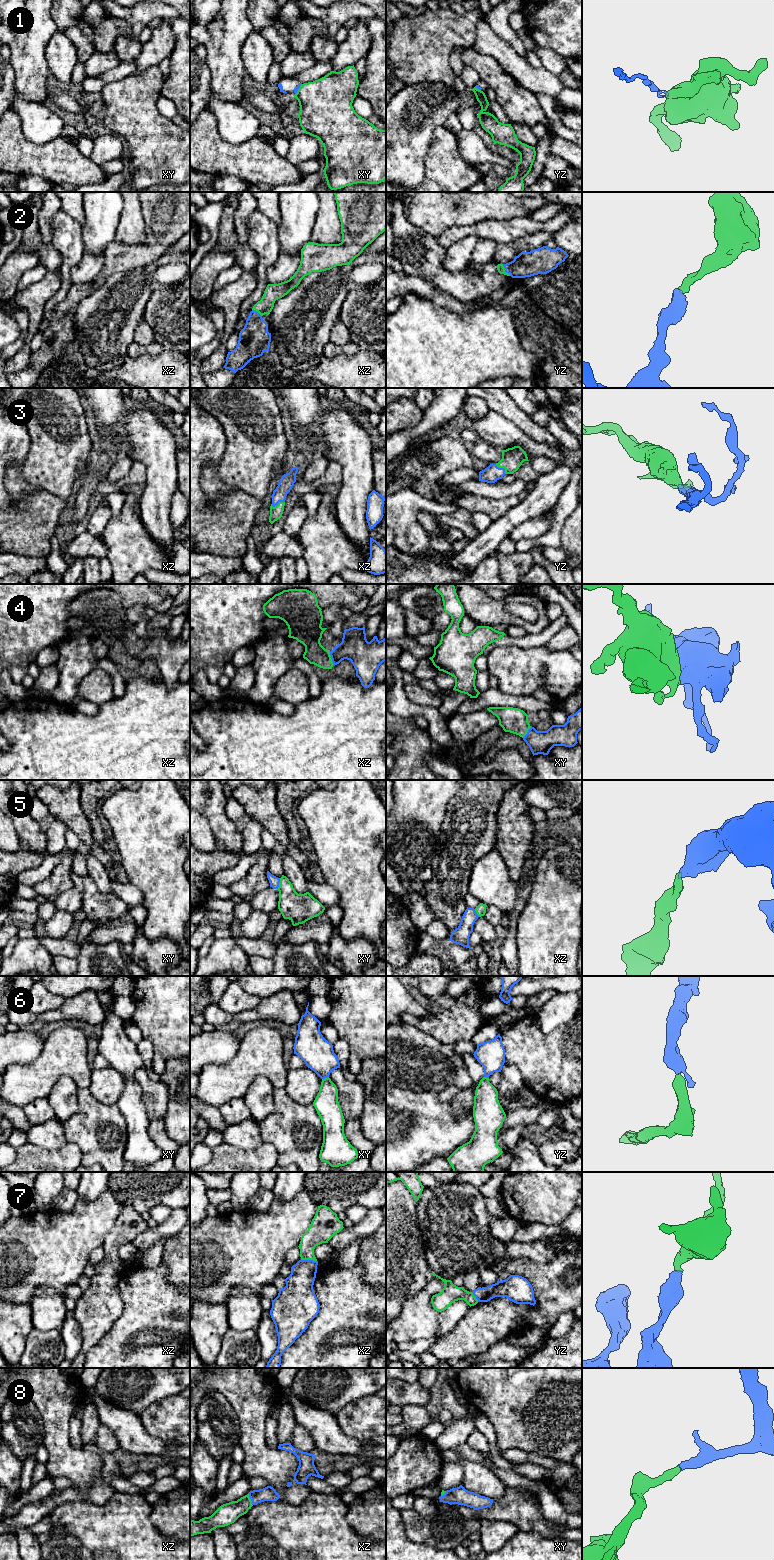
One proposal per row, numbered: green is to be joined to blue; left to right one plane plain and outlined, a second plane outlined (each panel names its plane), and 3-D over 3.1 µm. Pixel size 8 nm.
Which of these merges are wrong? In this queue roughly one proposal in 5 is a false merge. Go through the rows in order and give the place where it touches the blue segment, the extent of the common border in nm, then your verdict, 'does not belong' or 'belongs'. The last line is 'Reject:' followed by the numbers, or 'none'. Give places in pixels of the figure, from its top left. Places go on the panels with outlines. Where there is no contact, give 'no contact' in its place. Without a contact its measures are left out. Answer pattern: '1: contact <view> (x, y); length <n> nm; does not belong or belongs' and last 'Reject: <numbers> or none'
1: contact xy (298, 88); length 100 nm; does not belong
2: contact yz (505, 270); length 120 nm; belongs
3: contact xz (277, 504); length 120 nm; belongs
4: contact xz (331, 658); length 120 nm; belongs
5: contact xy (279, 882); length 90 nm; belongs
6: contact xy (325, 1077); length 60 nm; belongs
7: contact xz (309, 1260); length 130 nm; belongs
8: contact xz (251, 1499); length 110 nm; belongs
Reject: 1

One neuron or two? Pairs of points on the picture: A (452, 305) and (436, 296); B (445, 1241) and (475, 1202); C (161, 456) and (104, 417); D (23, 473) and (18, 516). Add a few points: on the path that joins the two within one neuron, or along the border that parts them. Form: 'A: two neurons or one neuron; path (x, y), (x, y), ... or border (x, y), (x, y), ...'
A: one neuron; path (448, 302), (440, 298)
B: one neuron; path (455, 1231), (455, 1223), (466, 1212)
C: two neurons; border (129, 411), (119, 426)
D: two neurons; border (41, 489), (33, 489), (17, 502), (10, 499)

